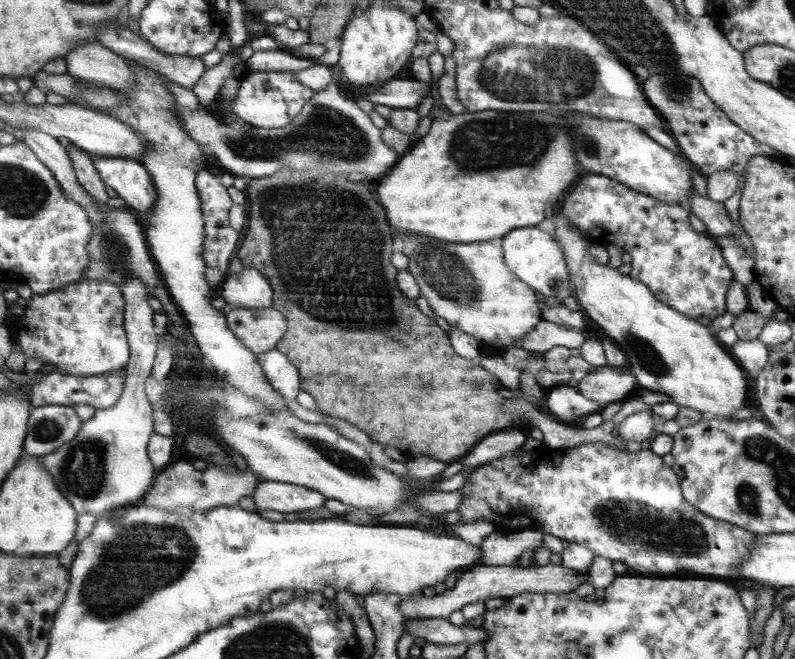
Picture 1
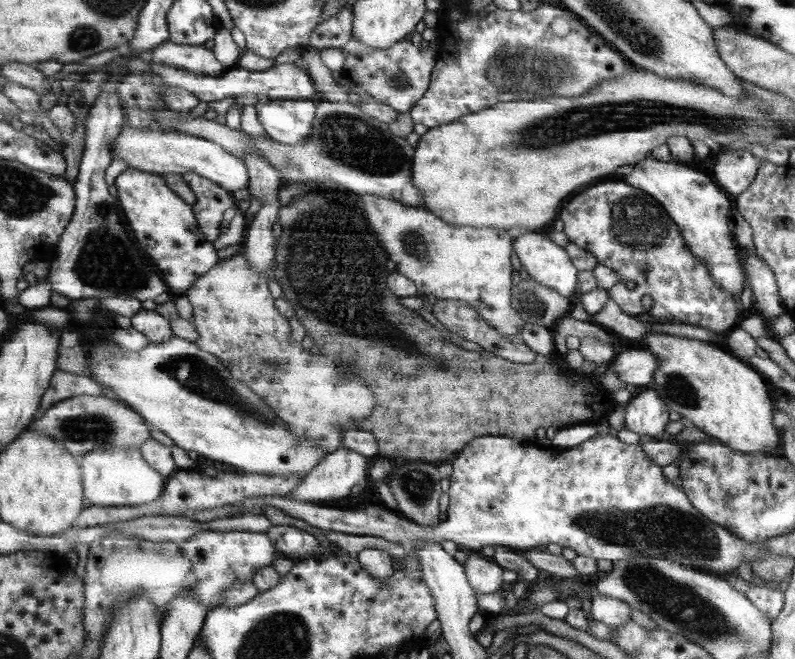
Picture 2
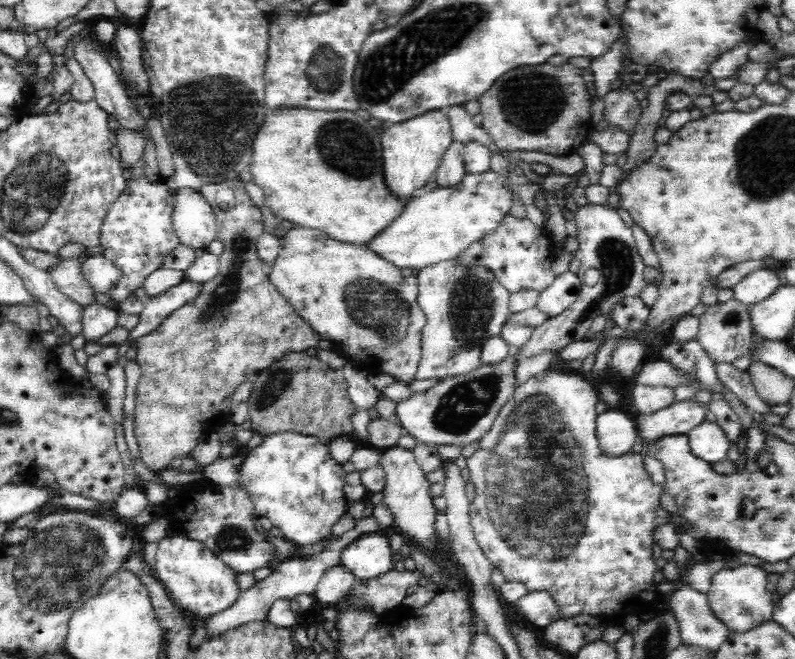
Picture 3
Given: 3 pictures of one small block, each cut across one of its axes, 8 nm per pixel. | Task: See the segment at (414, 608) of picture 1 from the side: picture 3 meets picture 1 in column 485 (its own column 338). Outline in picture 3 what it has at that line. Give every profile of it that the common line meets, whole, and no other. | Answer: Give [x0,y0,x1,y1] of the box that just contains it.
[312,565,357,606]

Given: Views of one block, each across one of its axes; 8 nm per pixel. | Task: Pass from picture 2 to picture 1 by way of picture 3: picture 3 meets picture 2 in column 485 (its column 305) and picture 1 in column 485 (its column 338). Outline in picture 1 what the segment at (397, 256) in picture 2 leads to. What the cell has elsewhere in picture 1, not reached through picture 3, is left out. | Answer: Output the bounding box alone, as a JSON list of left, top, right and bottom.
[398,232,541,355]

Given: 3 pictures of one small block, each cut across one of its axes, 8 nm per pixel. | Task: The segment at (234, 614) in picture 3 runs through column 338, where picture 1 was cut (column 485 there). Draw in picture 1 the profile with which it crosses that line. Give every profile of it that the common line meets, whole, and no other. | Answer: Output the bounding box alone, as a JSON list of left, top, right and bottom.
[481,530,544,566]

